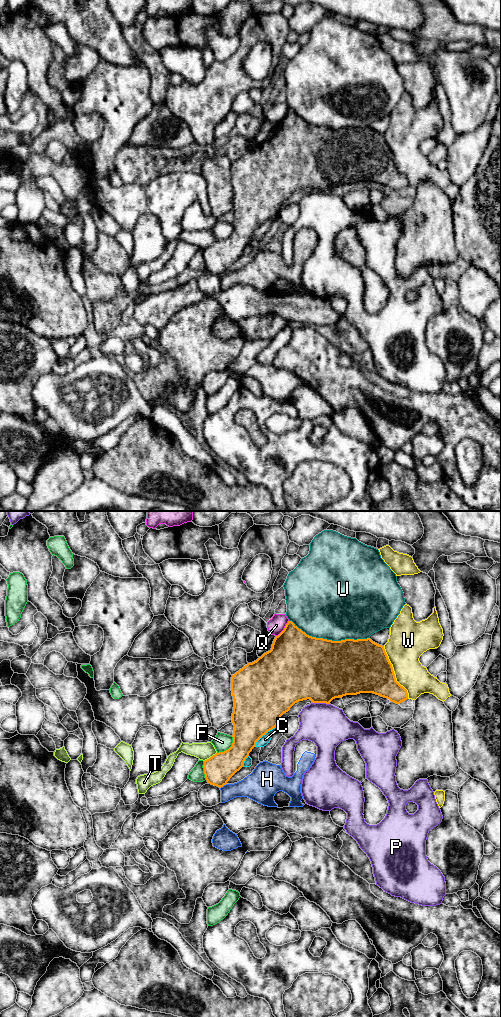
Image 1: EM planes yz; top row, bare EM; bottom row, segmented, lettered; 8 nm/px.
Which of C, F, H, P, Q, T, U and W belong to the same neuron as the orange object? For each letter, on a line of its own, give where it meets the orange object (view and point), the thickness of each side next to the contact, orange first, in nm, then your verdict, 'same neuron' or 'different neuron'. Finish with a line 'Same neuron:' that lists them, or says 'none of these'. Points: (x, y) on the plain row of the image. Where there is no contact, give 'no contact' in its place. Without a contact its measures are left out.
C: contact yz (264, 222); calibres 400 and 80 nm; different neuron
F: contact yz (229, 236); calibres 260 and 140 nm; different neuron
H: contact yz (223, 273); calibres 240 and 200 nm; different neuron
P: contact yz (321, 190); calibres 480 and 340 nm; different neuron
Q: contact yz (284, 116); calibres 420 and 140 nm; different neuron
T: contact yz (210, 245); calibres 240 and 140 nm; different neuron
U: contact yz (329, 128); calibres 500 and 480 nm; different neuron
W: contact yz (393, 160); calibres 420 and 300 nm; different neuron
Same neuron: none of these

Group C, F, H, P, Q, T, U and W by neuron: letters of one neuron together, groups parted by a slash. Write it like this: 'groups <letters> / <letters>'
groups C / F / H / P / Q / T / U / W

